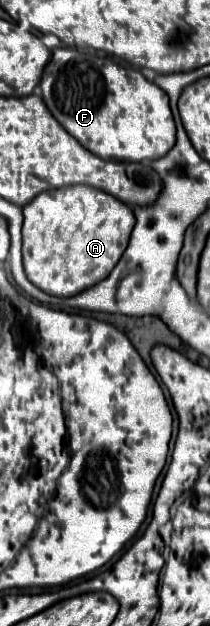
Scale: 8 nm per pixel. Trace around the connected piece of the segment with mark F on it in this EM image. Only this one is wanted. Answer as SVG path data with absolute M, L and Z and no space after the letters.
M55 48L51 52L51 60L45 66L41 78L41 98L53 118L89 152L103 160L117 162L143 162L157 160L167 154L175 144L175 122L169 108L167 94L153 82L149 82L139 70L123 68L111 62L109 58L89 56L87 52L79 52L75 48Z

